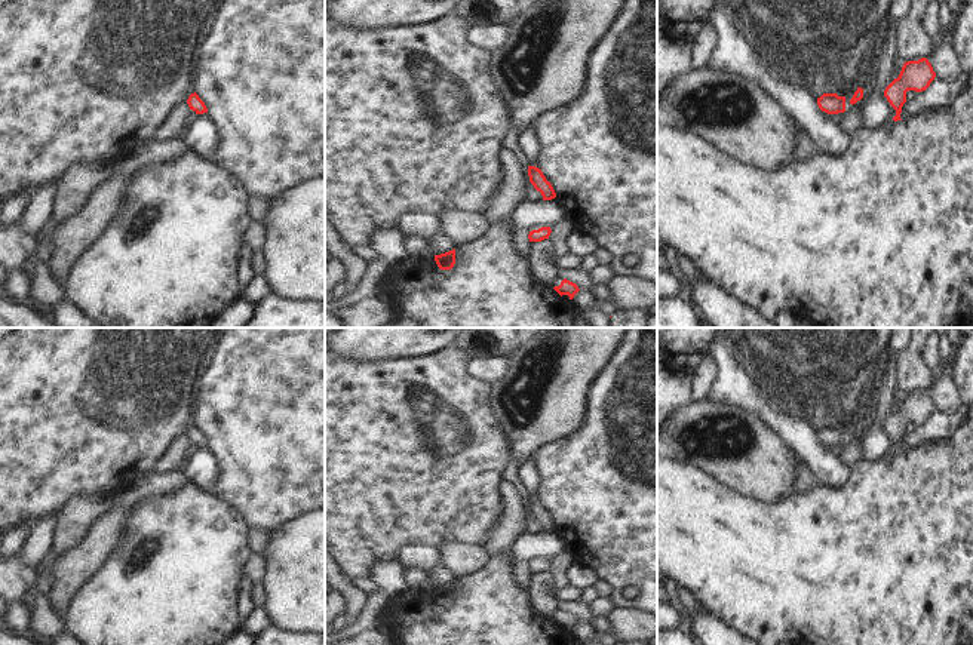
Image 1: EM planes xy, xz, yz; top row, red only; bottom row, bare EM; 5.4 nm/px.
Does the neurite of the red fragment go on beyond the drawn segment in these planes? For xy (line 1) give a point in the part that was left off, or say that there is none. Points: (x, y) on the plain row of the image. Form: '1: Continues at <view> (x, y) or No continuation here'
1: No continuation here

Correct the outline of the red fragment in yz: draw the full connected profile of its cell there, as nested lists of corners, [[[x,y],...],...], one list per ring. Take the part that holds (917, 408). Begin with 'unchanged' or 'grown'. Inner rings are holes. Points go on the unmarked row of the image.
unchanged; [[[927,390],[918,393],[908,393],[903,396],[902,403],[897,411],[894,411],[884,423],[884,429],[890,437],[896,442],[894,454],[902,452],[902,439],[906,434],[906,424],[926,423],[934,412],[936,405]]]

